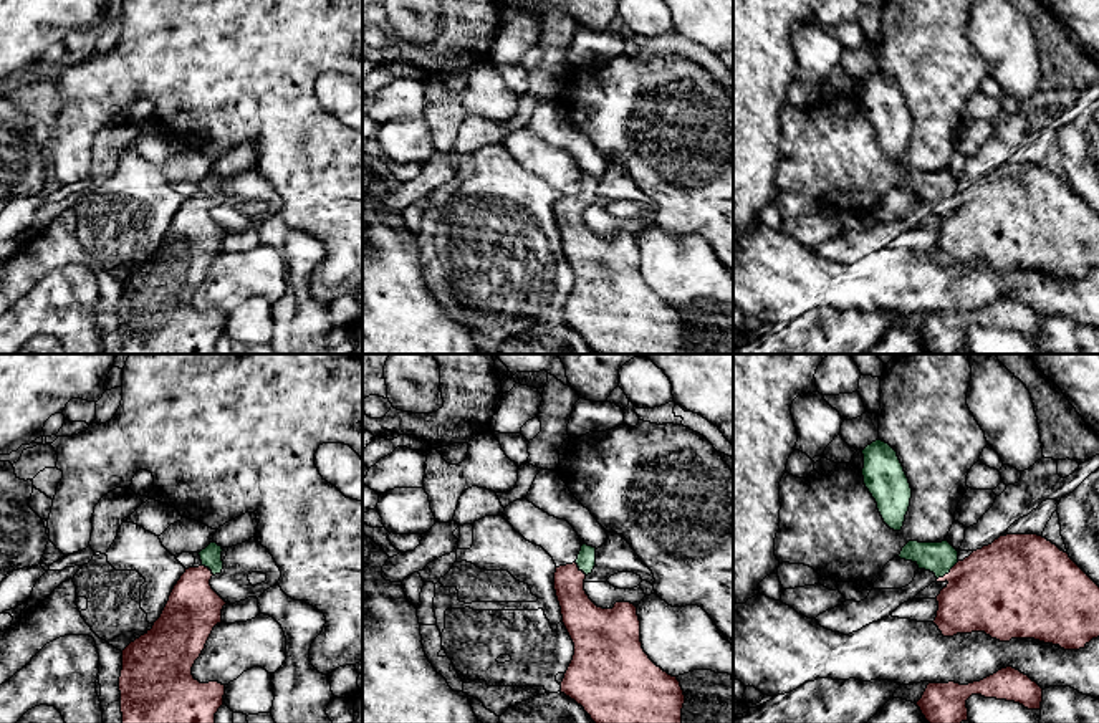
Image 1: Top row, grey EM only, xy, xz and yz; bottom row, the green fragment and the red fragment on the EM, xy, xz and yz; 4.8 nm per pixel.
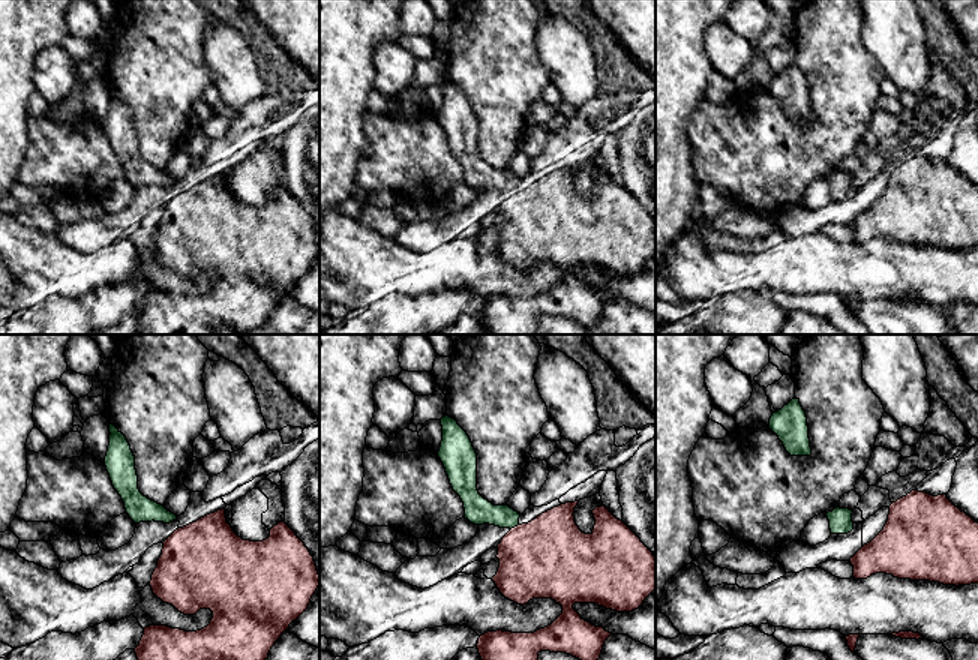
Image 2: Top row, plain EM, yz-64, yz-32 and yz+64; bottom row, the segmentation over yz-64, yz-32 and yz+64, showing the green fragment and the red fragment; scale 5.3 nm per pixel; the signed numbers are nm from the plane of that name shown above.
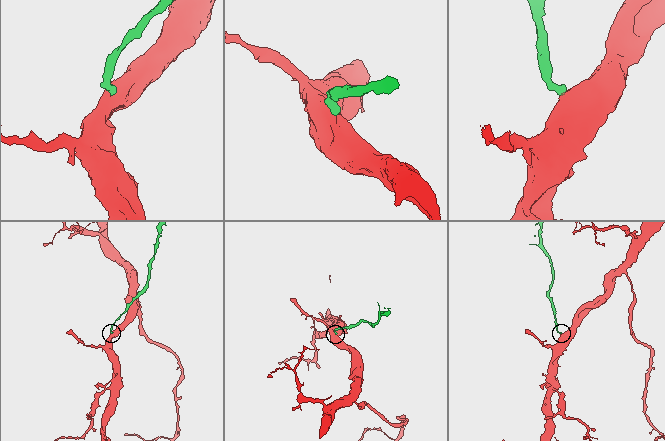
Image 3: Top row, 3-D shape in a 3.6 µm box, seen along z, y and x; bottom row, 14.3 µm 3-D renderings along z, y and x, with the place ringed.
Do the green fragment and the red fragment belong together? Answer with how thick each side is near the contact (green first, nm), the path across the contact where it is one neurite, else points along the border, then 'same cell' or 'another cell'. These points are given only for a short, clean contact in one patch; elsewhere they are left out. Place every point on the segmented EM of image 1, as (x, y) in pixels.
calibres 160 and 420 nm; way yz (939, 558), (945, 564), (947, 573), (995, 589); same cell

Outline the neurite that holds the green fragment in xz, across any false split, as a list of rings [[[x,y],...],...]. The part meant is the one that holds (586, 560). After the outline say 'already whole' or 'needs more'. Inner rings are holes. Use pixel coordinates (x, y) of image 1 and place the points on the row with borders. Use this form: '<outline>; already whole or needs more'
[[[583,543],[578,559],[554,572],[563,624],[574,644],[561,693],[581,705],[594,723],[682,723],[684,690],[677,677],[664,672],[644,652],[637,607],[622,601],[602,609],[586,594],[584,579],[594,566],[596,548]]]; needs more

